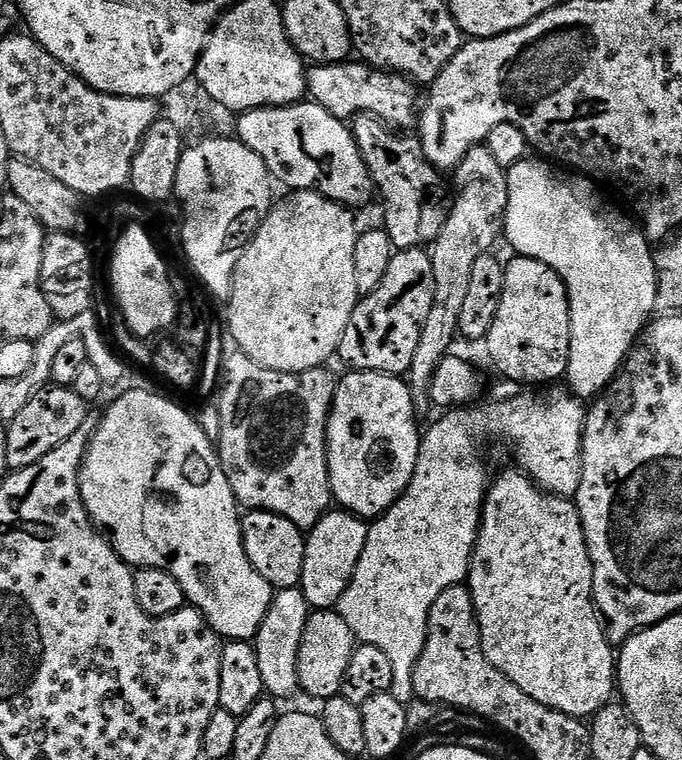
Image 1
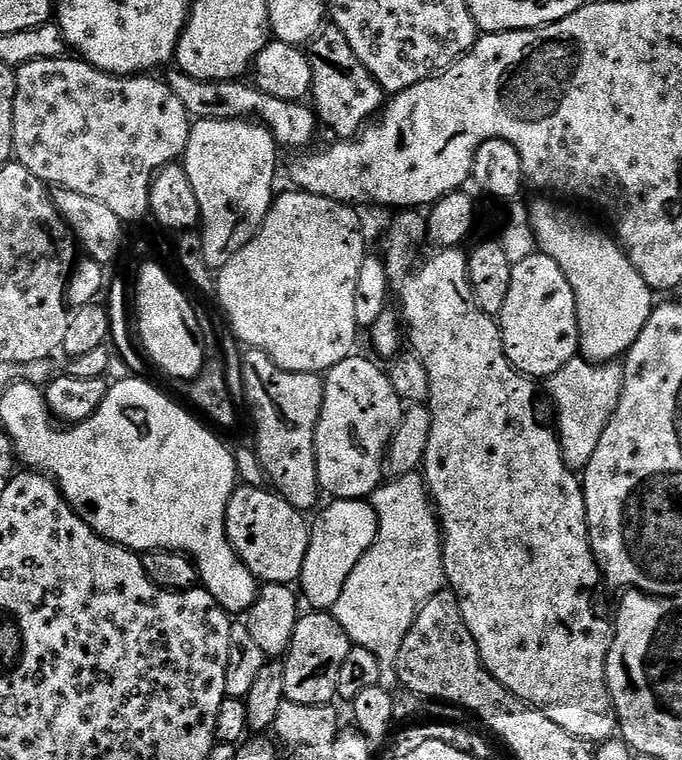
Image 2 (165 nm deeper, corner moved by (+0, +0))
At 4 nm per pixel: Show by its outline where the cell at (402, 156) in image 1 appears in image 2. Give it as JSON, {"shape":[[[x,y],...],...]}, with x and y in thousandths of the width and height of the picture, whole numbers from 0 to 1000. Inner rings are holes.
{"shape":[[[491,34],[471,37],[468,47],[450,59],[449,72],[452,84],[457,88],[455,132],[468,162],[474,167],[477,163],[488,174],[488,180],[501,184],[515,184],[526,179],[535,164],[565,141],[563,117],[543,97],[543,92],[531,87],[525,71],[513,66],[513,55],[507,55],[501,39]]]}

